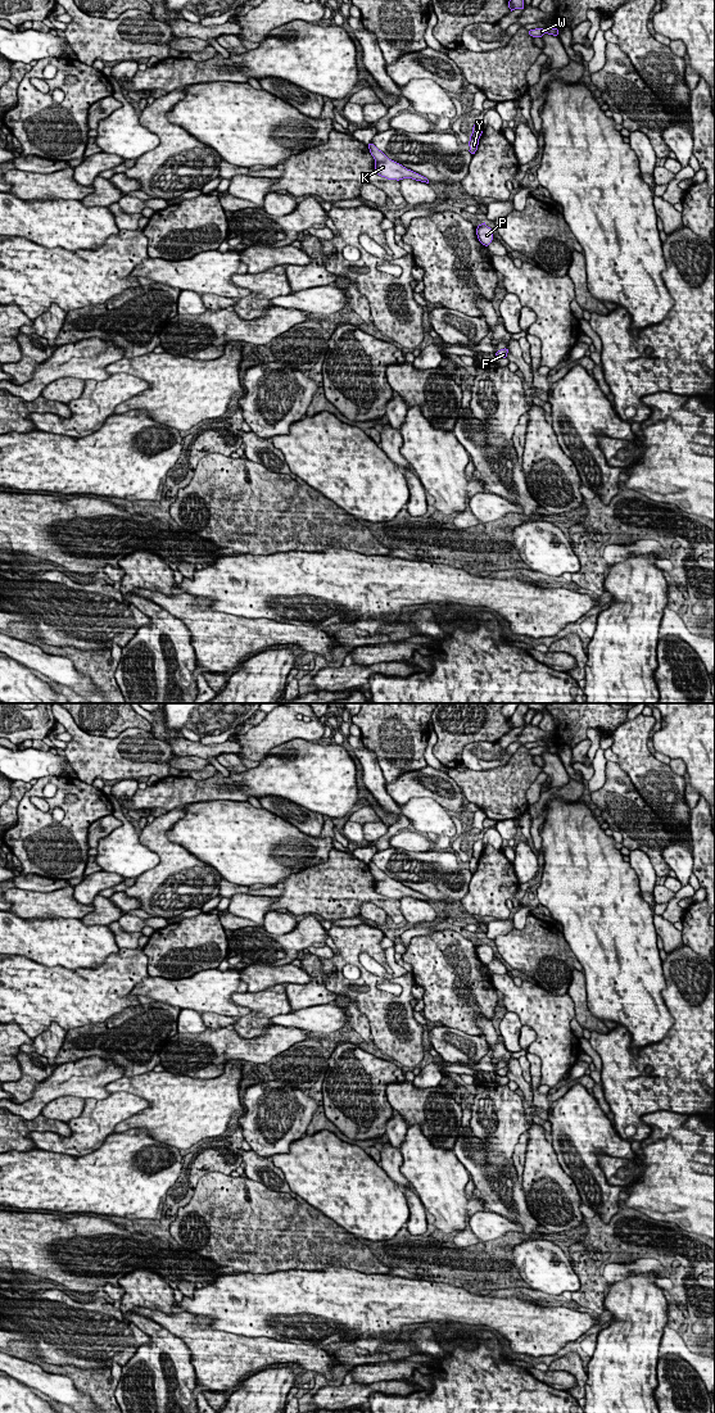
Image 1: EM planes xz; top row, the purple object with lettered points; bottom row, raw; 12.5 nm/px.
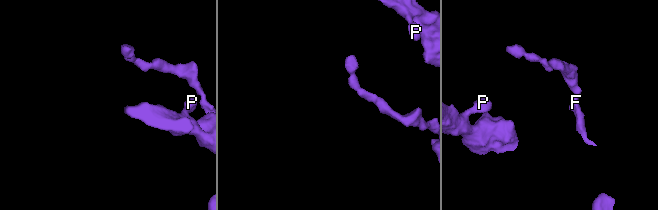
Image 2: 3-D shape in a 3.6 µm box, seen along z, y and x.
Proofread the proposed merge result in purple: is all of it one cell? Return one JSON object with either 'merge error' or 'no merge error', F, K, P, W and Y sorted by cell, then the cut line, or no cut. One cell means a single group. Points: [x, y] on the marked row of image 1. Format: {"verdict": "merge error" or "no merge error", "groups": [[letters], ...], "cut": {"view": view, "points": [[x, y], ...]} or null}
{"verdict": "merge error", "groups": [["F", "K", "P", "Y"], ["W"]], "cut": {"view": "xz", "points": [[470, 136], [478, 140]]}}

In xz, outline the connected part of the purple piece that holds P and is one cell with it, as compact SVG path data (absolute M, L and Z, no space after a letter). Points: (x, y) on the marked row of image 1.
M485 222L478 226L476 235L479 241L485 246L488 246L493 240L493 231L485 225Z

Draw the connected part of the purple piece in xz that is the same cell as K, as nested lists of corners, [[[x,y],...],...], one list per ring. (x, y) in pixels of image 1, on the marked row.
[[[368,144],[368,149],[371,155],[375,159],[375,172],[385,177],[388,180],[403,180],[403,178],[412,178],[416,181],[429,184],[429,180],[411,169],[407,169],[402,164],[389,159],[381,150],[379,150],[374,144]]]

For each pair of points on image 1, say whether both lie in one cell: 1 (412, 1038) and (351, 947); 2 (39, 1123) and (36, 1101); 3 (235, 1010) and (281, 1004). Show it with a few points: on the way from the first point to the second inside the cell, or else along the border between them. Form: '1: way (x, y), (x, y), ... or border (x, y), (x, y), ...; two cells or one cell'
1: way (390, 1018), (374, 1001), (372, 983), (363, 970); one cell
2: border (13, 1113), (27, 1119), (34, 1119), (41, 1114); two cells
3: border (232, 992), (231, 999), (247, 1006), (253, 1015); two cells

